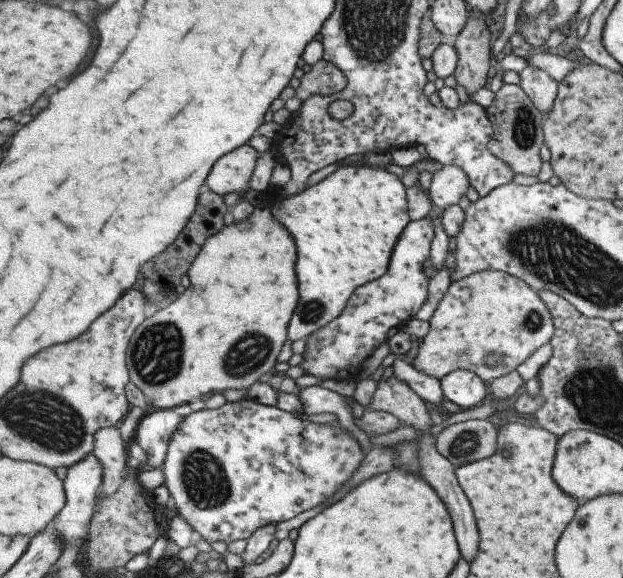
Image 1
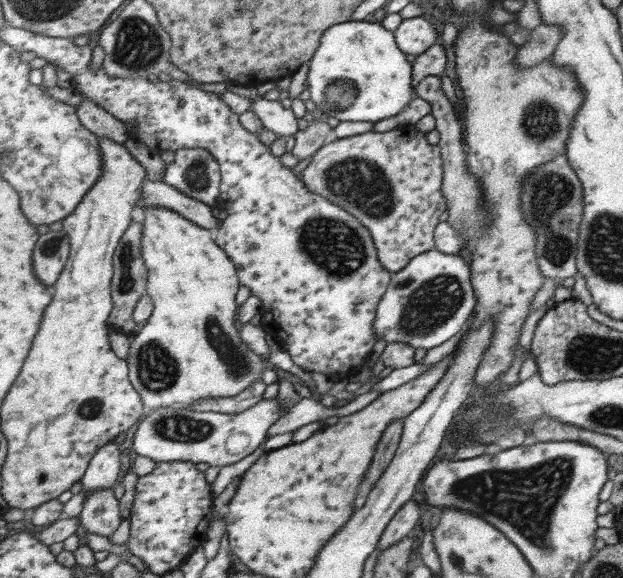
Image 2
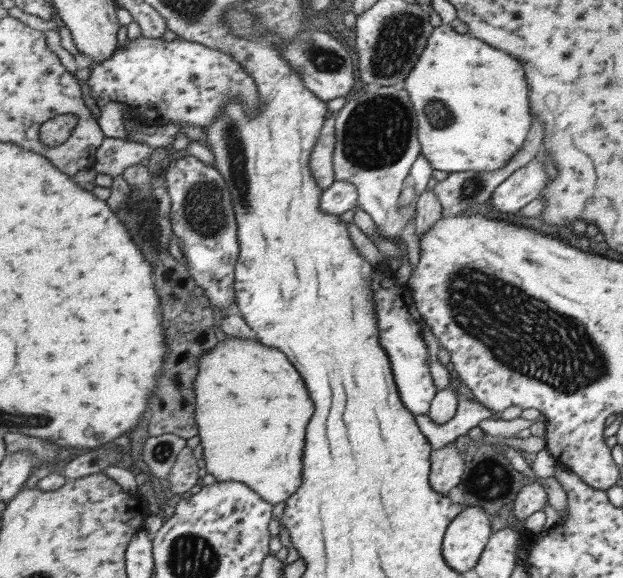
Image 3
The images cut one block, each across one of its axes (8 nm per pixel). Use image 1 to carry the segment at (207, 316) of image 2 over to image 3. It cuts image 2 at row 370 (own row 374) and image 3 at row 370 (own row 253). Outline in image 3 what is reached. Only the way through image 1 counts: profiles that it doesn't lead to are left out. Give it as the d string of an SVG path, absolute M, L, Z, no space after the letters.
M225 336L201 358L200 372L195 380L200 444L205 470L217 481L235 481L250 485L263 500L271 504L286 503L303 486L307 426L315 414L306 380L290 357L279 348L271 348L257 338Z

